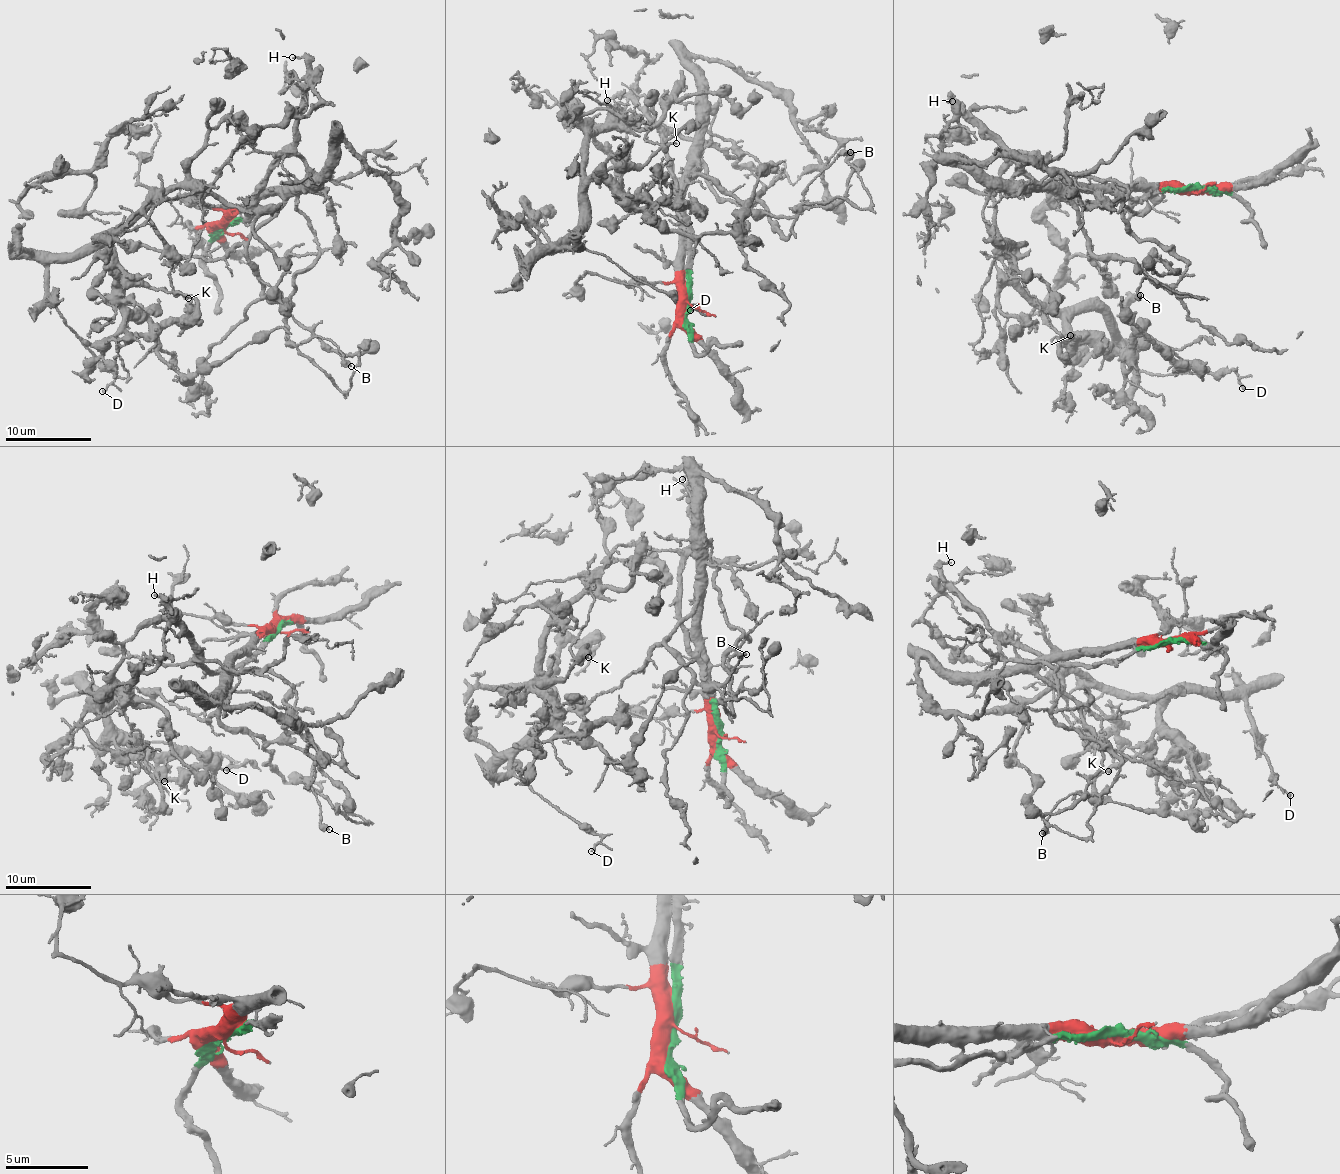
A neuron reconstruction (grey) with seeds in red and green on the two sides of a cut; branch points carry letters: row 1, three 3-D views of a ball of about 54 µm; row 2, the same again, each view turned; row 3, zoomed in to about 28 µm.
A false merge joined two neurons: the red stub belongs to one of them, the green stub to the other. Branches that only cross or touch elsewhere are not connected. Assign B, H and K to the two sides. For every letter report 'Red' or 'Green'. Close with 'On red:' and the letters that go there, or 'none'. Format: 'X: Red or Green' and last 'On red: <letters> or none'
B: Green
H: Green
K: Green
On red: none

